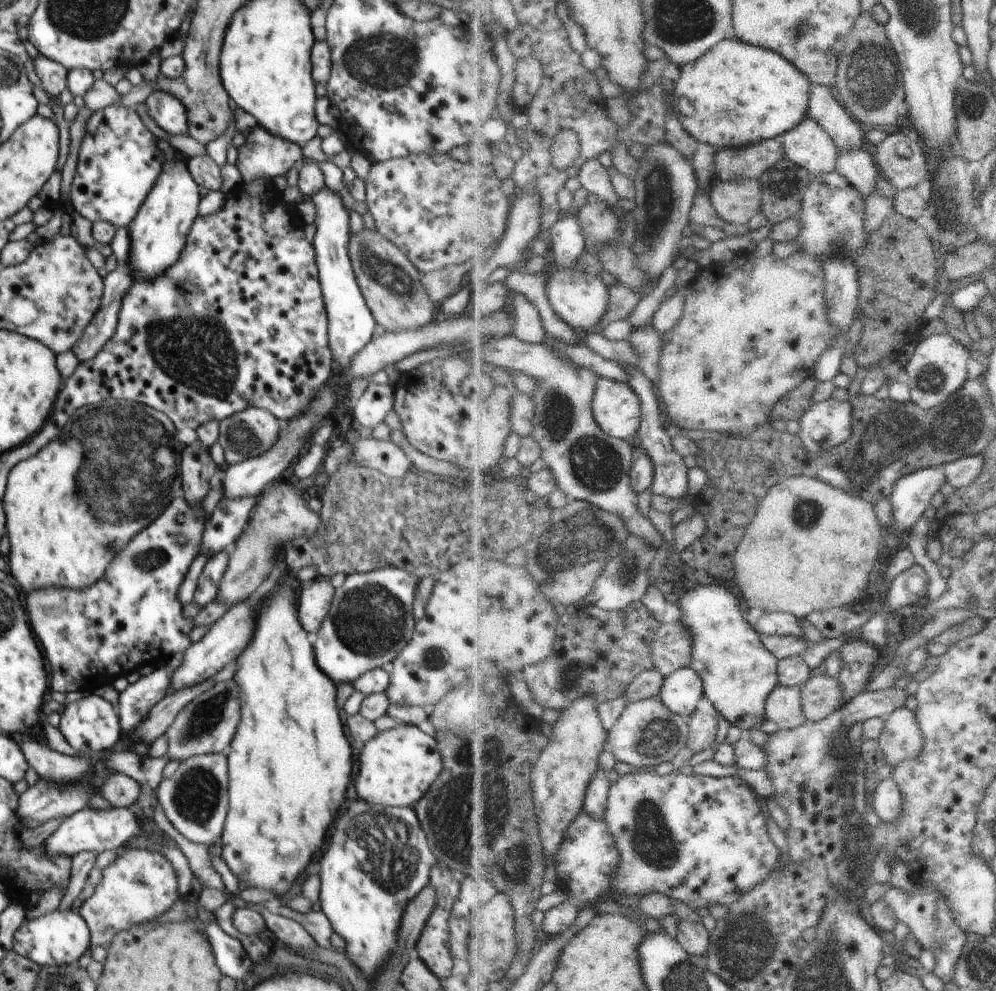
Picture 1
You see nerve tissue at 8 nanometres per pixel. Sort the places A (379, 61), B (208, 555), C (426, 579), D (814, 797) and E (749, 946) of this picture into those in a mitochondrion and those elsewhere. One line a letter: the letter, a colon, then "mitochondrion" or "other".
A: mitochondrion
B: other
C: other
D: other
E: mitochondrion

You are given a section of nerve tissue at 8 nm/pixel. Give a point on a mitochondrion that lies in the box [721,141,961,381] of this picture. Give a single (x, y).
(786, 181)

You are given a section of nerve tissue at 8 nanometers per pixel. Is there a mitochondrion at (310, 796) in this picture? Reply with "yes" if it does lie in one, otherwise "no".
no

